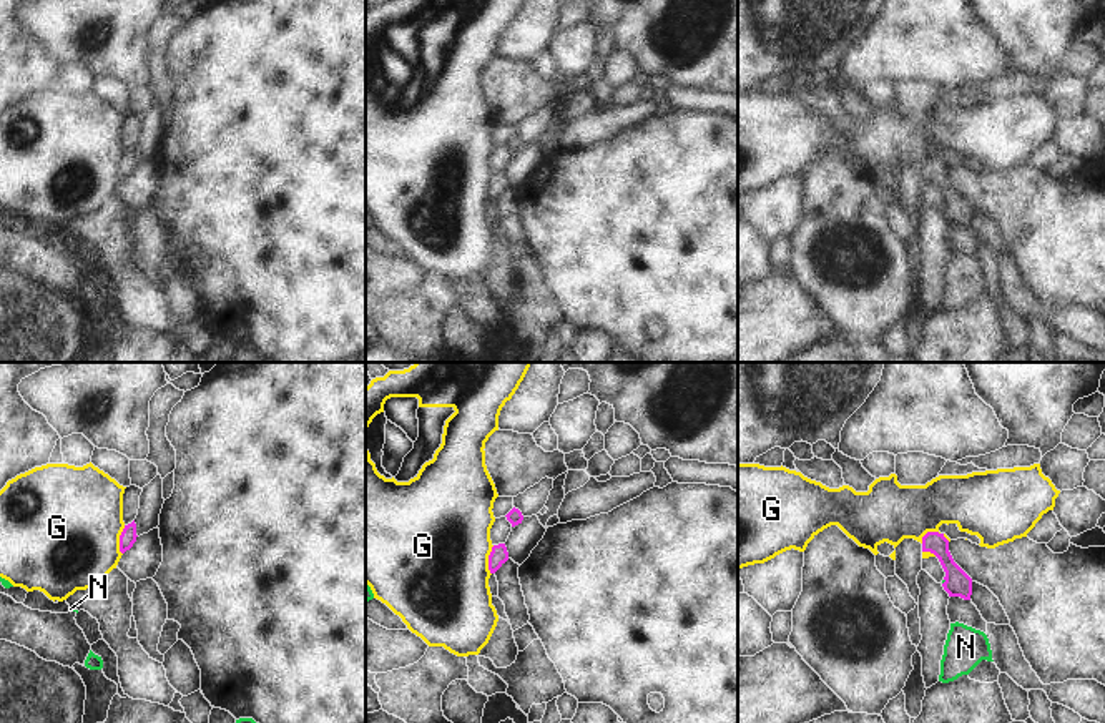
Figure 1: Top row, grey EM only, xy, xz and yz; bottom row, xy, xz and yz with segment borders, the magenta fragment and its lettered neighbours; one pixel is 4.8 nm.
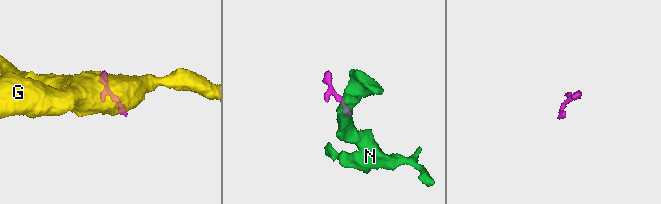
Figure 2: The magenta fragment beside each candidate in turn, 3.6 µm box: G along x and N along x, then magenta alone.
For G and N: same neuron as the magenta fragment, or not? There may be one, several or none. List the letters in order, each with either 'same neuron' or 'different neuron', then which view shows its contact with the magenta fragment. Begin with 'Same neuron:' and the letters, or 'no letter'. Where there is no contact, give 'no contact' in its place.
Same neuron: no letter
G: different neuron; meets magenta in xy
N: different neuron; meets magenta in yz

